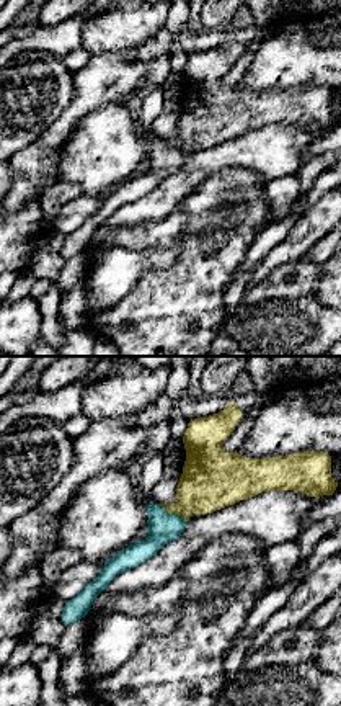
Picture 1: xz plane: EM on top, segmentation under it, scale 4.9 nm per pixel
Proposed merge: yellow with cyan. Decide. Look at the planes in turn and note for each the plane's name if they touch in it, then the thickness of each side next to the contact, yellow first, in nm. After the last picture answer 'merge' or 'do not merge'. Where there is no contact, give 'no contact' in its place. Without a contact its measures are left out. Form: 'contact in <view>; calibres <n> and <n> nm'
contact in xz; calibres 300 and 150 nm

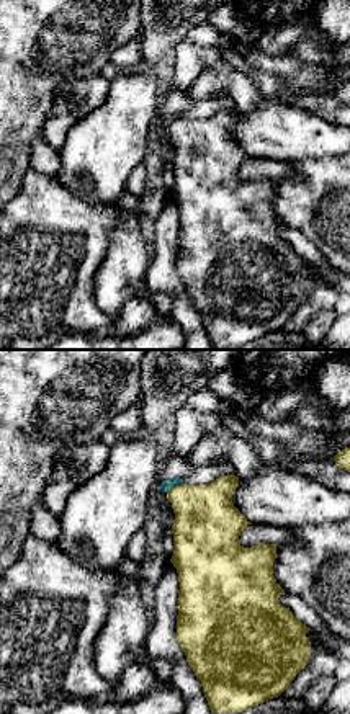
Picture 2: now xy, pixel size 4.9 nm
contact in xy; calibres 320 and 60 nm

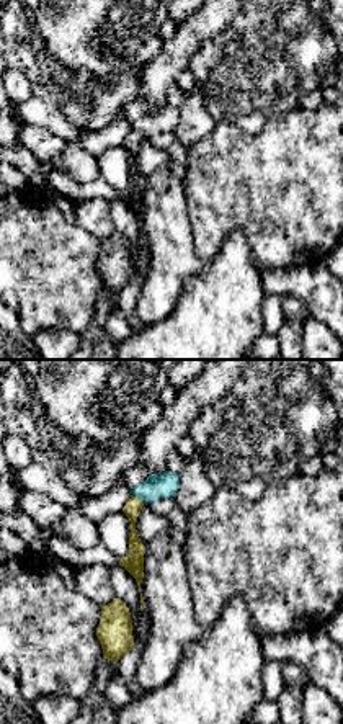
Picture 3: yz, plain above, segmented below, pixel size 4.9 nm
contact in yz; calibres 80 and 130 nm

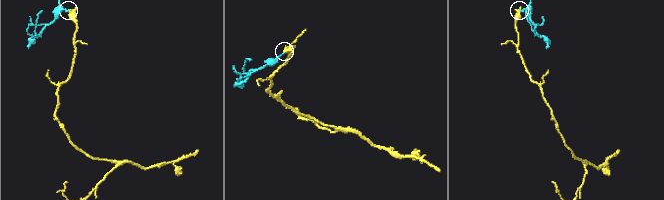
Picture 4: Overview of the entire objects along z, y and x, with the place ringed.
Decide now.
do not merge

